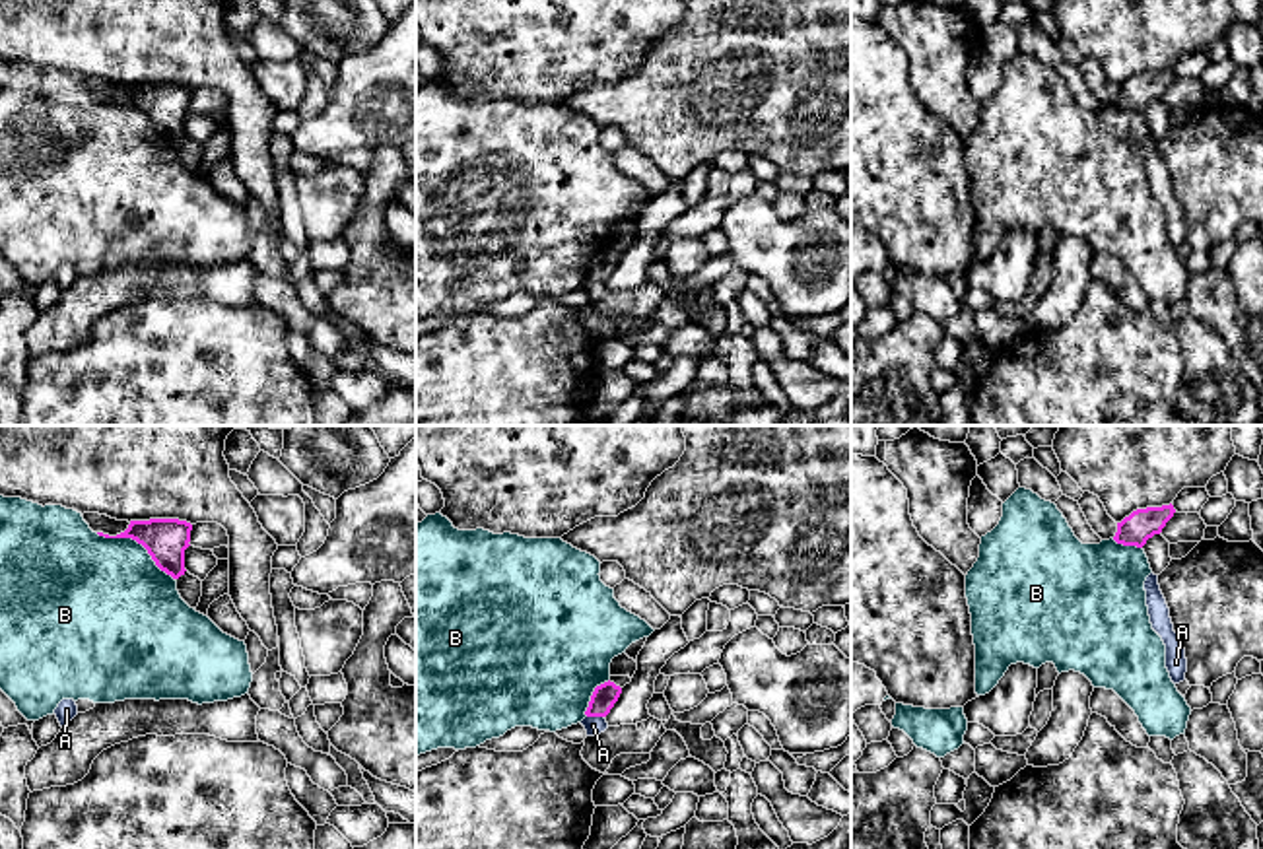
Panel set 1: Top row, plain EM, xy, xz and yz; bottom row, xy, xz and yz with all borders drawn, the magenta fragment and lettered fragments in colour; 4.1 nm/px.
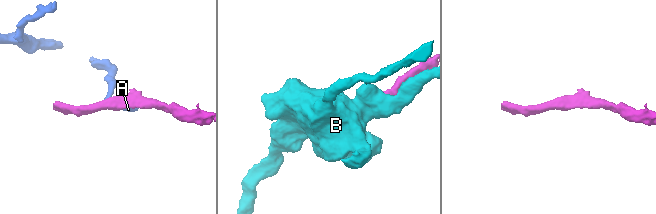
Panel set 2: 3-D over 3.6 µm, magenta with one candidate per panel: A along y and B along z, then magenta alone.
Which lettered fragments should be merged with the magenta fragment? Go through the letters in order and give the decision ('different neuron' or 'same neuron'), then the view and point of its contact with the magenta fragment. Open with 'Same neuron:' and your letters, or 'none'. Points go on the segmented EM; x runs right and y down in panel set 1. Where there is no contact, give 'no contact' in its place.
Same neuron: none
A: different neuron | xz (595, 715)
B: different neuron | xy (136, 541)

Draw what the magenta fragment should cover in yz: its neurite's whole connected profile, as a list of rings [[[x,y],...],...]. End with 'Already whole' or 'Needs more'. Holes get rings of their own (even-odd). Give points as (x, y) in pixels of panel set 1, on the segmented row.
[[[1172,503],[1162,507],[1137,509],[1121,523],[1117,523],[1113,540],[1123,546],[1143,548],[1148,538],[1162,532],[1174,513],[1176,509]]]. Already whole

